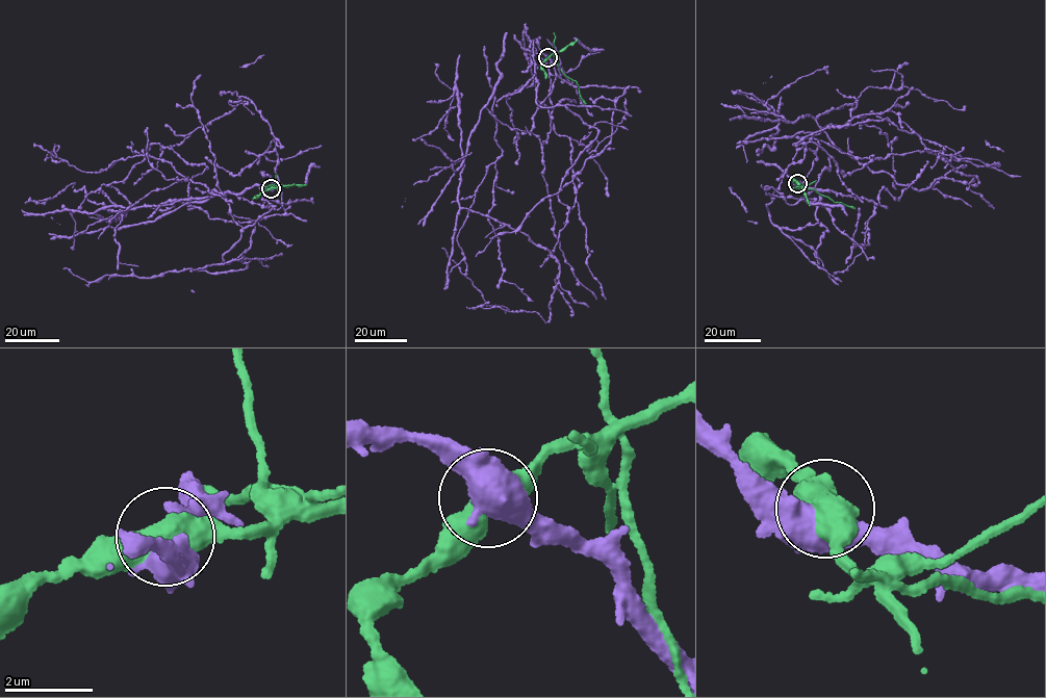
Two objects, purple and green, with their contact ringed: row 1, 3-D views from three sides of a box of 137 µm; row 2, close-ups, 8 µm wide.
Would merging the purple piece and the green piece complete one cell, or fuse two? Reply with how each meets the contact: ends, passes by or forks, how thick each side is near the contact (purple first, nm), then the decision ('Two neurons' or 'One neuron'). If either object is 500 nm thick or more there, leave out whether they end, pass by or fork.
Thickness 550 nm (purple) against 550 nm. One neuron

